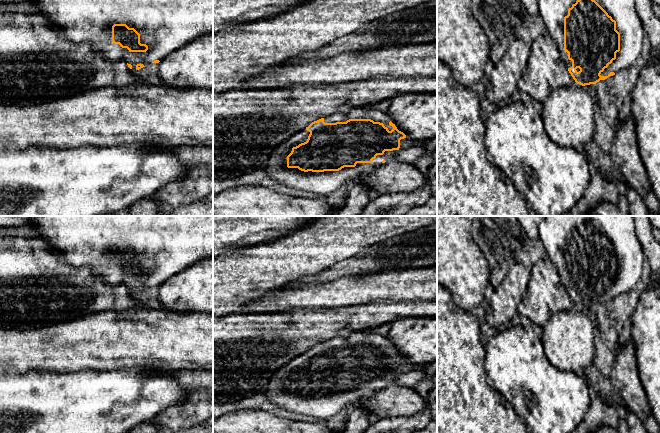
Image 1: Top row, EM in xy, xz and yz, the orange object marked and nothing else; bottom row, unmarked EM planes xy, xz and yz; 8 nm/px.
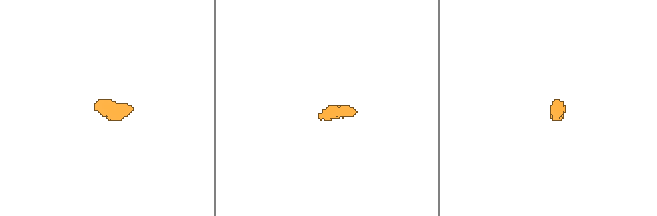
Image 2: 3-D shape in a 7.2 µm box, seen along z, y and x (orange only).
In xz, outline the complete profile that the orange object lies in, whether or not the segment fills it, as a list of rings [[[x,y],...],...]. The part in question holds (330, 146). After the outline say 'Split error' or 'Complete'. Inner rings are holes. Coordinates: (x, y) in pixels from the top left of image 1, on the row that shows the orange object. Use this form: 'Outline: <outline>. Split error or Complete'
Outline: [[[371,106],[355,107],[348,113],[335,113],[312,122],[293,134],[270,155],[264,169],[276,182],[299,191],[328,195],[342,185],[373,172],[378,166],[396,161],[400,150],[423,147],[429,140],[407,136],[387,112]]]. Split error

